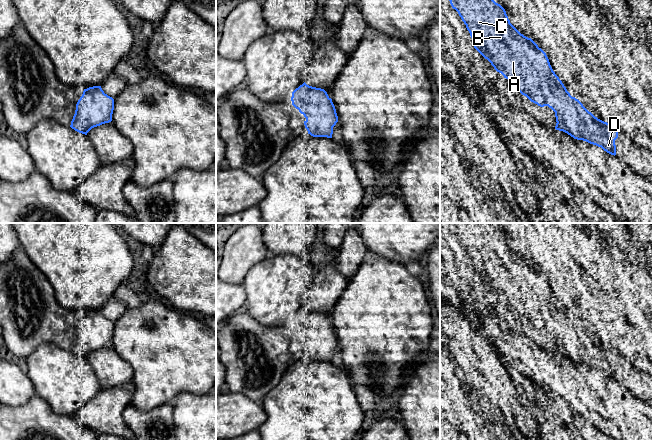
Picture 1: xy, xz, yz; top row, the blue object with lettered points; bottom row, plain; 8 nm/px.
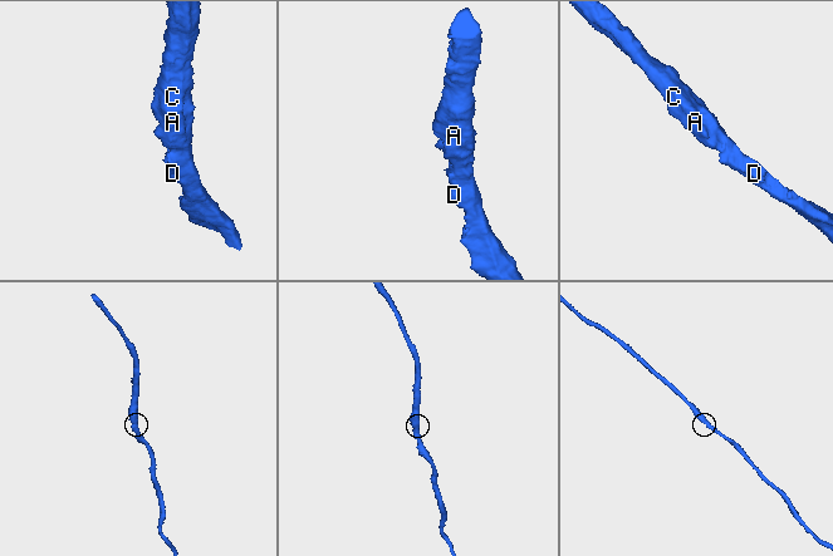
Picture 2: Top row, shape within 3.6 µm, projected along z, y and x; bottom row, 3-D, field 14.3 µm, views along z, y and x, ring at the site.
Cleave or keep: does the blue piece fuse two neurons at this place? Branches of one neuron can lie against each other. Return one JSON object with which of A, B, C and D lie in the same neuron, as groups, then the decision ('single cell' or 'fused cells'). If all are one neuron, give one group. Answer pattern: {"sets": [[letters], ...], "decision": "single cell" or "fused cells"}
{"sets": [["A", "B", "C", "D"]], "decision": "single cell"}

